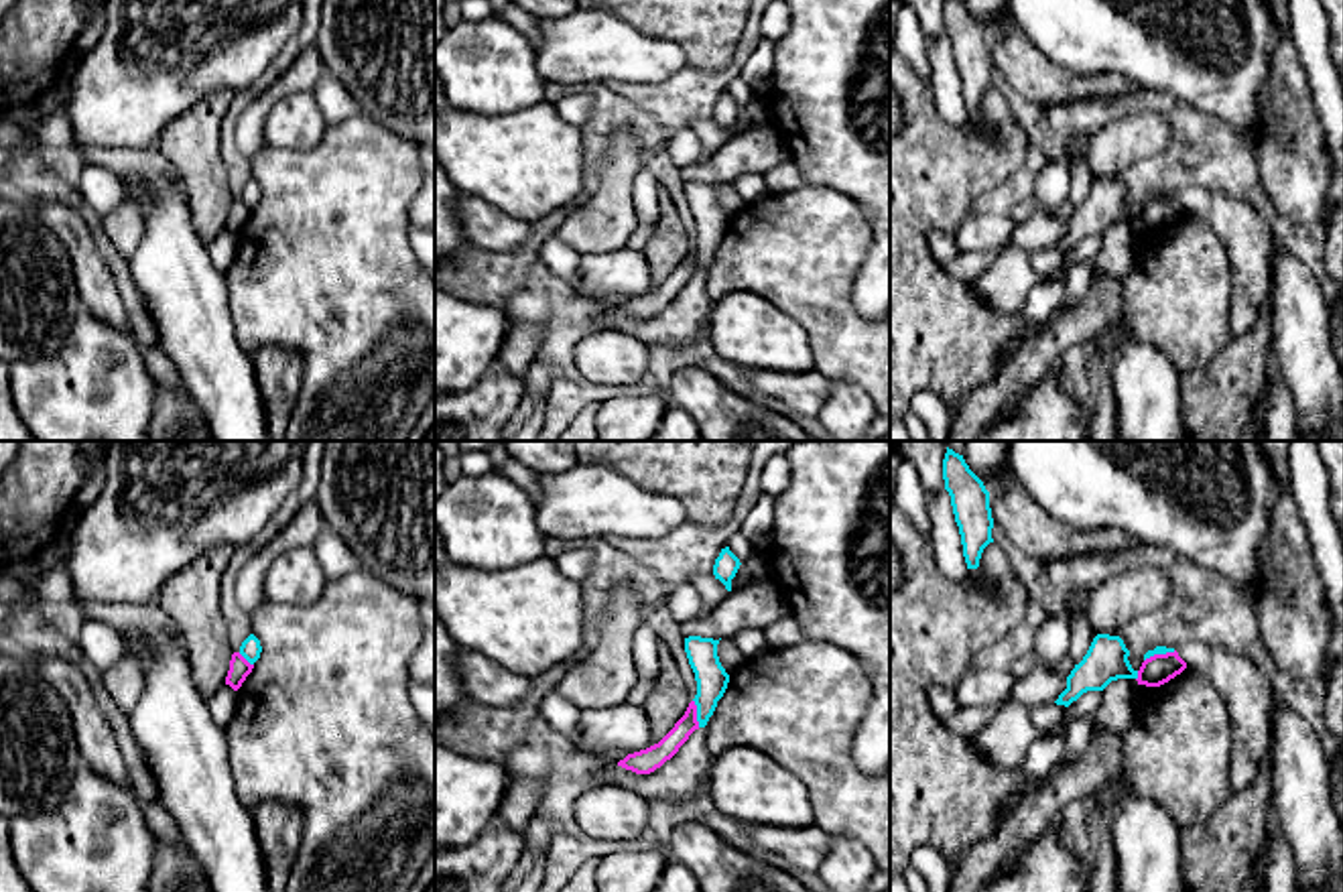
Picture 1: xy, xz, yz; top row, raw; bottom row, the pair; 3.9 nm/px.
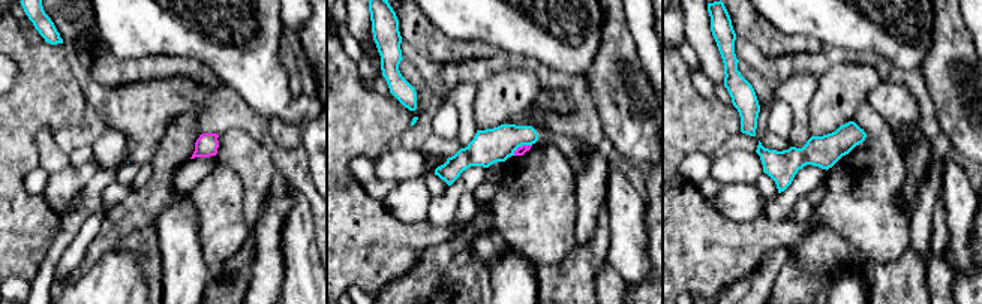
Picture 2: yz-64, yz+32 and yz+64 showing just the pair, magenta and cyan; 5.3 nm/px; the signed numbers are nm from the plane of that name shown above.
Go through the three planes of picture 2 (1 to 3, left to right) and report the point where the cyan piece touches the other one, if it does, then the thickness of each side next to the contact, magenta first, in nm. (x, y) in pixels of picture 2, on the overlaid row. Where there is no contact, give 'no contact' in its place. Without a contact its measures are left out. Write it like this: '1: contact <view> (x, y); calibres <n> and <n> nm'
1: no contact
2: contact yz+32 (522, 146); calibres 50 and 190 nm
3: no contact

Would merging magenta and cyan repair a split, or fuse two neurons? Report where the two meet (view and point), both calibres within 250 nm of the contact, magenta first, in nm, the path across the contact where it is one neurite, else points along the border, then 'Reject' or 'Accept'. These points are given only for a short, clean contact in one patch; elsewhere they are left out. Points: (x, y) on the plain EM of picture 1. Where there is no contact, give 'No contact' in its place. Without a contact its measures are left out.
Touches magenta at xz (695, 259). Thickness 90 nm (magenta) against 130 nm. Boundary: xz (693, 244), (699, 271). Reject

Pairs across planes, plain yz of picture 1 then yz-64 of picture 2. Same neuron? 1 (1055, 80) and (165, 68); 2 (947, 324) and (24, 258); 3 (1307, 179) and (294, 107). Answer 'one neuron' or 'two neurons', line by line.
1: one neuron
2: one neuron
3: two neurons

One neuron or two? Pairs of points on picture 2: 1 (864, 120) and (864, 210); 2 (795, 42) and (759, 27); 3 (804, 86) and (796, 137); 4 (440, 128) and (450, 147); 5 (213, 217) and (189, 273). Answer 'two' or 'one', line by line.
1: one
2: one
3: one
4: two
5: two

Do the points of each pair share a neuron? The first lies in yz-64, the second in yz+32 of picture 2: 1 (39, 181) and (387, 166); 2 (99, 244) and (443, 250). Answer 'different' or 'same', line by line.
1: different
2: same

